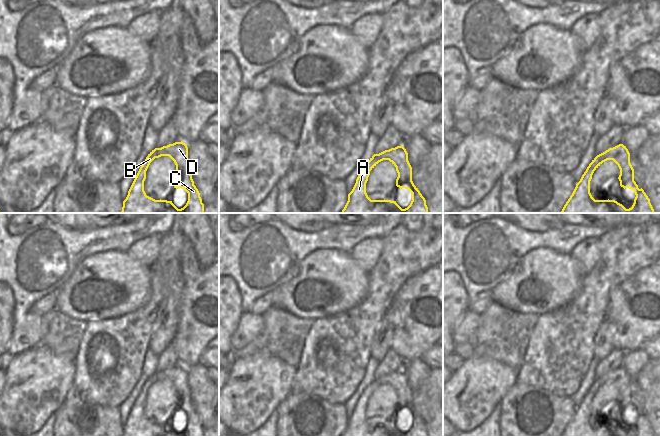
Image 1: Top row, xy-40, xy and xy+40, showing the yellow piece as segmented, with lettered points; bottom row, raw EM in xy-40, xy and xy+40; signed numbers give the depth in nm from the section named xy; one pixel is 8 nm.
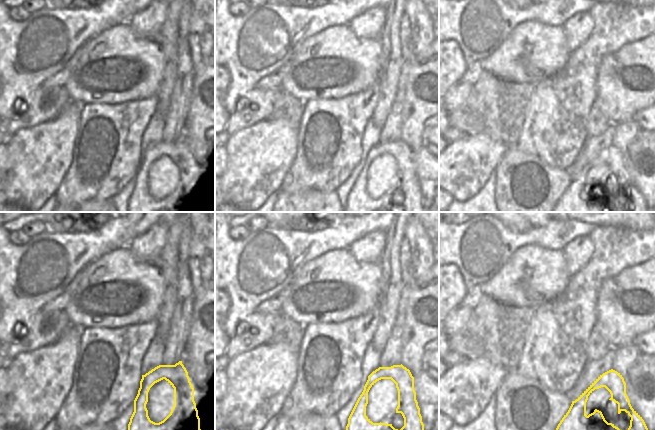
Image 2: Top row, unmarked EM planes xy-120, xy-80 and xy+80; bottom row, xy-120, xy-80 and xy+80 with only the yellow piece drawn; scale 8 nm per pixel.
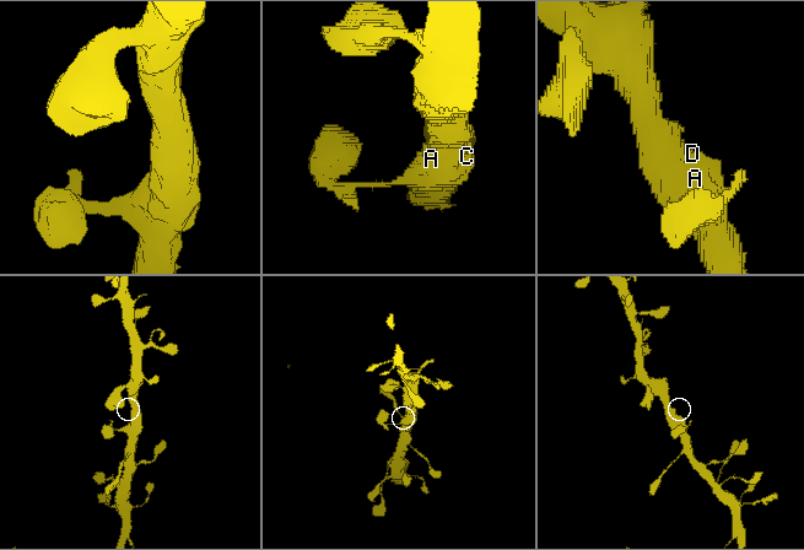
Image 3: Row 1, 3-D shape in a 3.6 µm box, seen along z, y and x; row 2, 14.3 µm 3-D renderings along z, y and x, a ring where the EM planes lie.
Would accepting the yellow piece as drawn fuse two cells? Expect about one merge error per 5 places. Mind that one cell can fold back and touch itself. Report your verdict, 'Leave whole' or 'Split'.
Leave whole.

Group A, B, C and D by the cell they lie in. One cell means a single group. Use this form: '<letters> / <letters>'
A B C D

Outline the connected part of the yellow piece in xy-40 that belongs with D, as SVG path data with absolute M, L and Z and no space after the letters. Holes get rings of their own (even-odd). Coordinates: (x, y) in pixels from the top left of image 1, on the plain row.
M175 366L155 372L148 378L123 425L121 436L204 436L204 428L190 397L188 371L185 367ZM161 380L169 380L176 389L174 412L183 412L188 417L188 425L181 433L178 433L172 425L155 424L147 420L144 415L146 395L150 387Z

